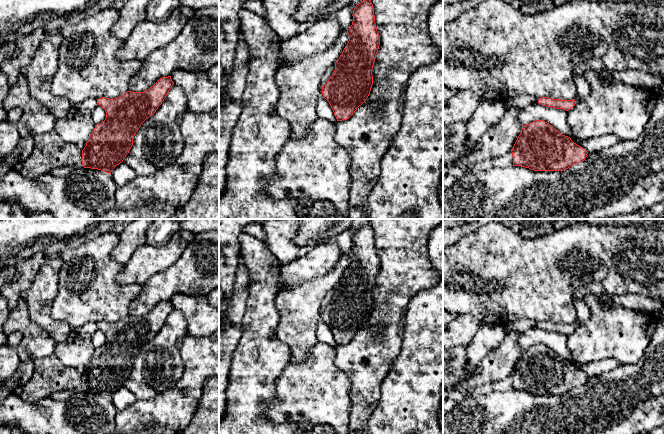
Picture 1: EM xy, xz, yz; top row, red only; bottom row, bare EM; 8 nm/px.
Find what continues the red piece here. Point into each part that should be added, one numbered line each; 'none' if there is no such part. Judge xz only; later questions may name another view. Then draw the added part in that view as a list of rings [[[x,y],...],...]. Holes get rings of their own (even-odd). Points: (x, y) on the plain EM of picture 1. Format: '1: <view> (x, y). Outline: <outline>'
none

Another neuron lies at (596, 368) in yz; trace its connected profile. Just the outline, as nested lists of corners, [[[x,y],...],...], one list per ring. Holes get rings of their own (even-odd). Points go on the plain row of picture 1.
[[[615,358],[601,359],[595,362],[583,364],[581,371],[587,376],[598,376],[604,372],[609,372],[621,366],[621,363]]]

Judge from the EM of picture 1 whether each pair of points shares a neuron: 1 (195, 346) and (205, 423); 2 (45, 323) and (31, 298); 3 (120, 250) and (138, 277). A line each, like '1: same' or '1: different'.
1: different
2: same
3: different

